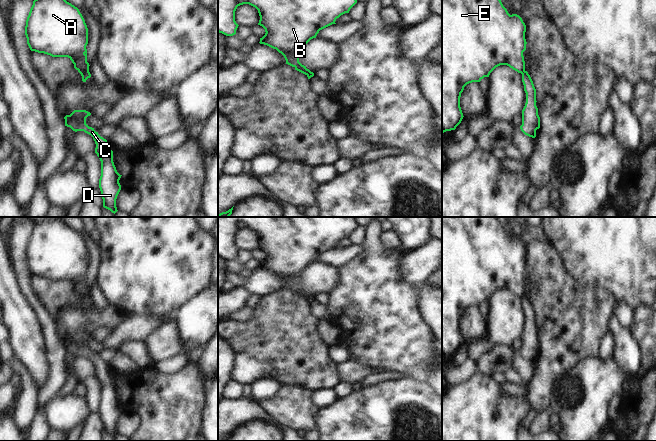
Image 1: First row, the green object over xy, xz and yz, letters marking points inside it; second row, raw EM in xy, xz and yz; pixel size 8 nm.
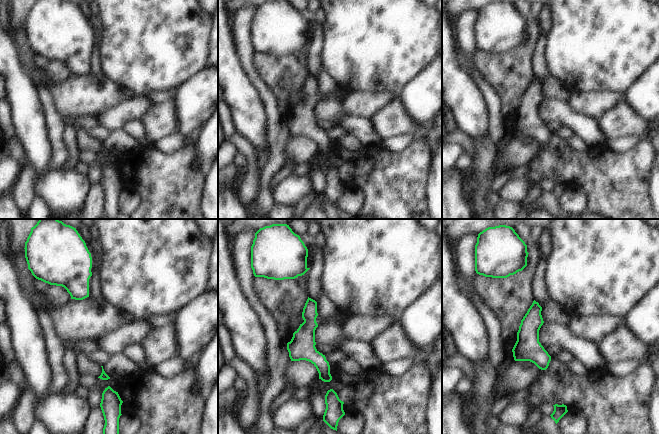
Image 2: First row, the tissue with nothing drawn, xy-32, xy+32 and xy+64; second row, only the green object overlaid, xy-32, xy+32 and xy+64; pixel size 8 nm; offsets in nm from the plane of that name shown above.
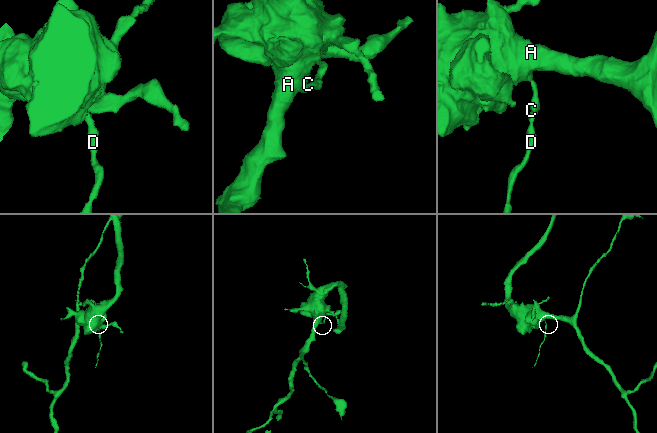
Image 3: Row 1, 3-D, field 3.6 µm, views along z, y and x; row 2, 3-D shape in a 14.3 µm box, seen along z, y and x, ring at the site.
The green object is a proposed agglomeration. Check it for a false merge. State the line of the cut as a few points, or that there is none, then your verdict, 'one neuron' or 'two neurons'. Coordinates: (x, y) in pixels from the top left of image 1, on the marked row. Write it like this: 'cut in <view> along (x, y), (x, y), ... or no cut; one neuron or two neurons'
cut in xy along (88, 70), (81, 75); two neurons

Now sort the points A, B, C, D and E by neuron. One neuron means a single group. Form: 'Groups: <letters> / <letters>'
Groups: A B E / C D

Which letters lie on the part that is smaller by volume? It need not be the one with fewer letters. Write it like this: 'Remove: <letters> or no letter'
Remove: C, D

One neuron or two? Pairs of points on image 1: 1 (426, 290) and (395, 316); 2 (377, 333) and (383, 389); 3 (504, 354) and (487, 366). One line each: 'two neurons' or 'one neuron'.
1: two neurons
2: two neurons
3: one neuron

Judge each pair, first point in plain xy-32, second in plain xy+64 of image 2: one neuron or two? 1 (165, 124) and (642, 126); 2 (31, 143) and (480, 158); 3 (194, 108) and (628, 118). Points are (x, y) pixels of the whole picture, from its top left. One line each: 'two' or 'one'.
1: one
2: two
3: two

